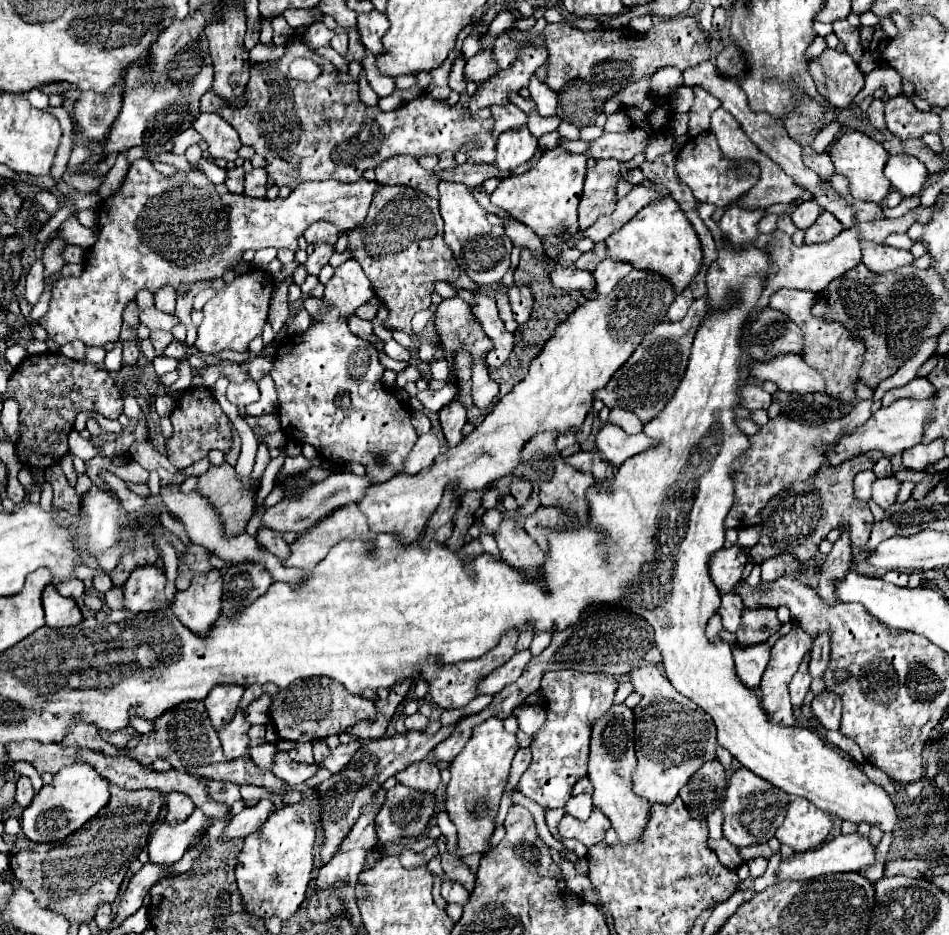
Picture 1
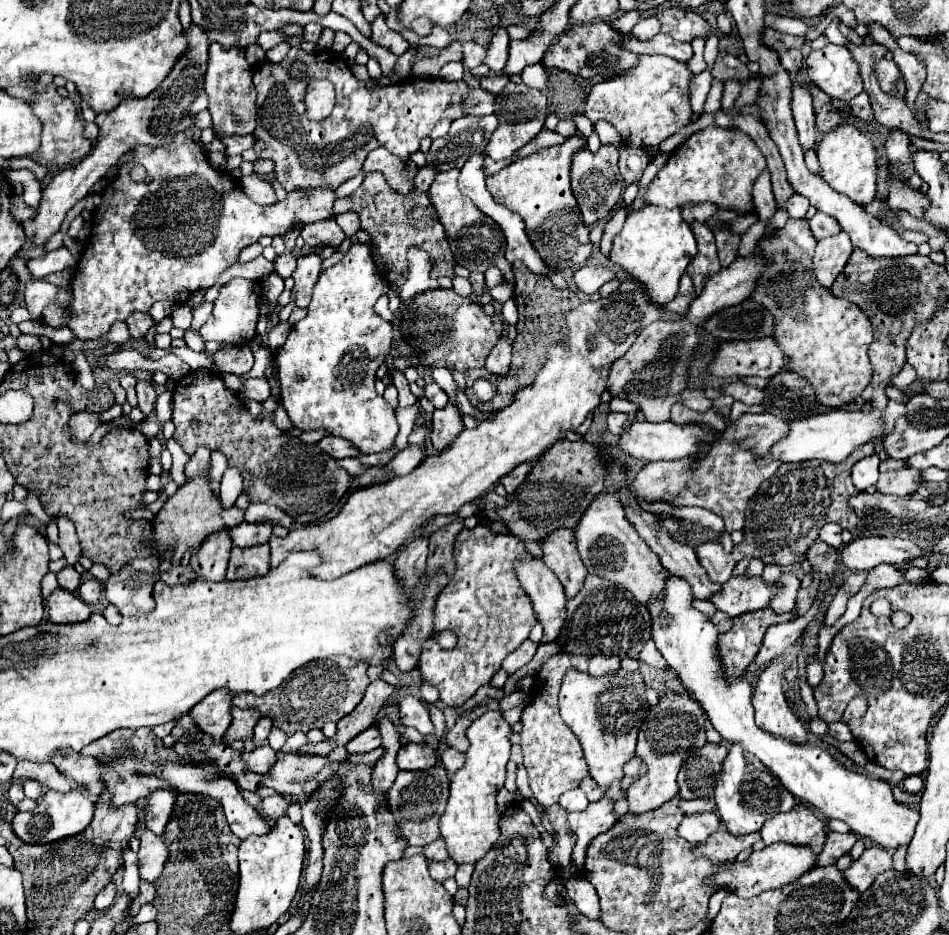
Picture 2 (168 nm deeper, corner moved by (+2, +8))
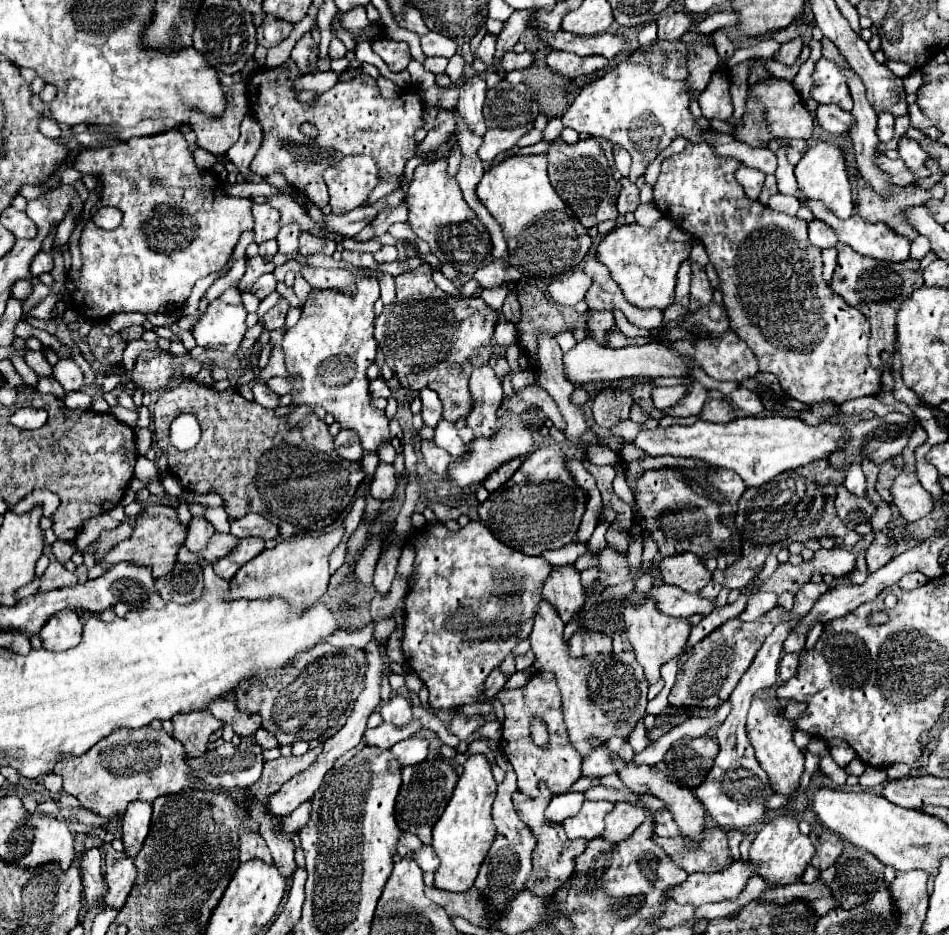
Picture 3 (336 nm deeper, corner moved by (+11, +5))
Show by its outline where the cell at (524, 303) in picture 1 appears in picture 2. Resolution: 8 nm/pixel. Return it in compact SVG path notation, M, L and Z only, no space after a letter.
M510 298L502 304L502 316L508 324L516 324L518 322L518 308L516 308L516 302Z

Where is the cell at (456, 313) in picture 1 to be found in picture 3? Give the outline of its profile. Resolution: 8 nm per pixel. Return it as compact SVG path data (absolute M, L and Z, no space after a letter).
M421 263L415 271L395 277L397 295L395 299L383 307L383 313L375 319L375 339L379 349L393 359L397 377L403 389L421 391L429 387L439 393L443 401L443 419L455 423L457 419L465 419L471 411L471 395L467 381L475 367L483 367L489 363L493 353L493 329L499 321L499 313L491 309L481 297L457 299L441 291L433 281L433 269L429 263Z

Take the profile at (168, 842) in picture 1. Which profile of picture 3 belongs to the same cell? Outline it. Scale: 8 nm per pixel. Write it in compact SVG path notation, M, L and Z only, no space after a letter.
M85 837L83 847L99 847L105 853L105 883L107 883L107 893L101 899L103 907L111 909L121 909L133 881L137 877L137 869L133 865L133 859L125 857L123 851L115 851L109 843L101 843L99 837Z

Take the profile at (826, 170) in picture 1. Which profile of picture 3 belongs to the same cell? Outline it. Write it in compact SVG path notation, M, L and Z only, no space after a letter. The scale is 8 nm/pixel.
M795 37L795 39L787 41L787 43L783 43L781 49L779 49L779 53L781 53L781 57L783 57L781 63L785 63L785 65L793 65L795 59L799 57L803 45L805 45L805 39L803 39L803 37Z

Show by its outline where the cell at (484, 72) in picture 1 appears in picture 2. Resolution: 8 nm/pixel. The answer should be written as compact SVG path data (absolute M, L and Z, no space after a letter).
M498 28L494 38L490 40L488 44L488 50L486 50L486 58L482 60L482 64L486 64L492 72L500 74L502 68L506 66L506 60L508 60L508 32L506 28Z

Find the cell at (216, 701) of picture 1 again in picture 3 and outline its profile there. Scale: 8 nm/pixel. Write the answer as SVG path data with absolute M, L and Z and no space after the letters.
M209 711L177 713L173 721L173 737L183 743L187 757L199 757L207 751L211 733L223 727Z

